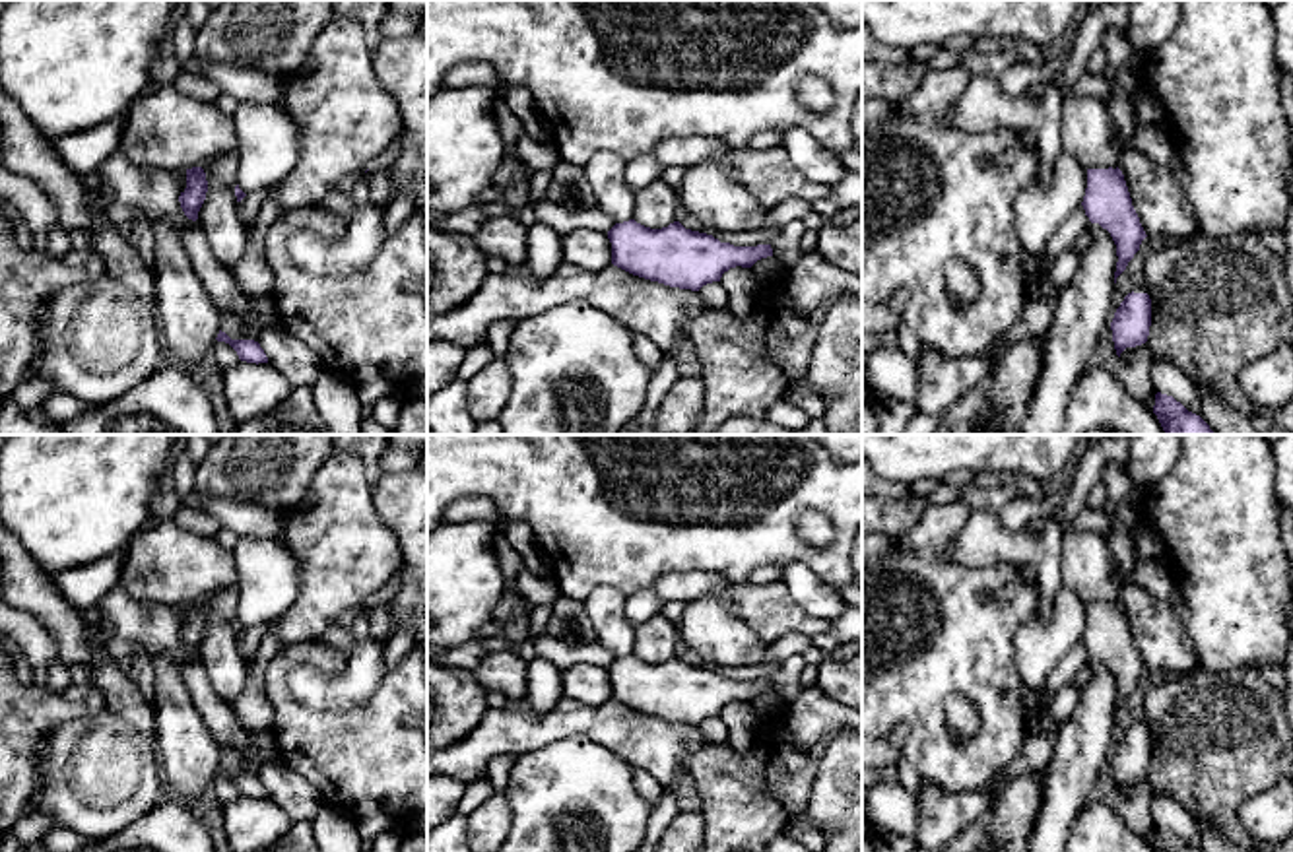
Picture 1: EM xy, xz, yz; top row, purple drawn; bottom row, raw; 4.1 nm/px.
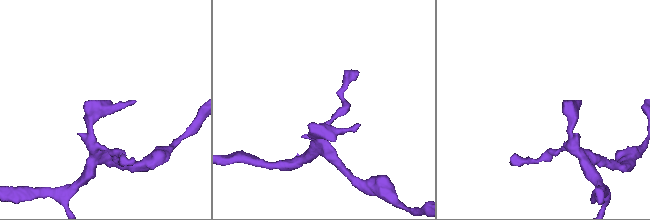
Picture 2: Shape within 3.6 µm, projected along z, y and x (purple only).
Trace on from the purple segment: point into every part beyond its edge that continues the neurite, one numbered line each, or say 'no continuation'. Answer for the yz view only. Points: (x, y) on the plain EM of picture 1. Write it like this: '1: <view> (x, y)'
no continuation

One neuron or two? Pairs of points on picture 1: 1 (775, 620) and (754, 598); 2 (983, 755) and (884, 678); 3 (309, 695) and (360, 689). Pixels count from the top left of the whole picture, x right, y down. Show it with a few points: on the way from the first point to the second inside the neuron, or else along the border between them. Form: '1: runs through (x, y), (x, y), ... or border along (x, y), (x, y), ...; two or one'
1: runs through (769, 614), (760, 604); one
2: runs through (958, 753), (909, 703); one
3: runs through (321, 691), (348, 689); one

